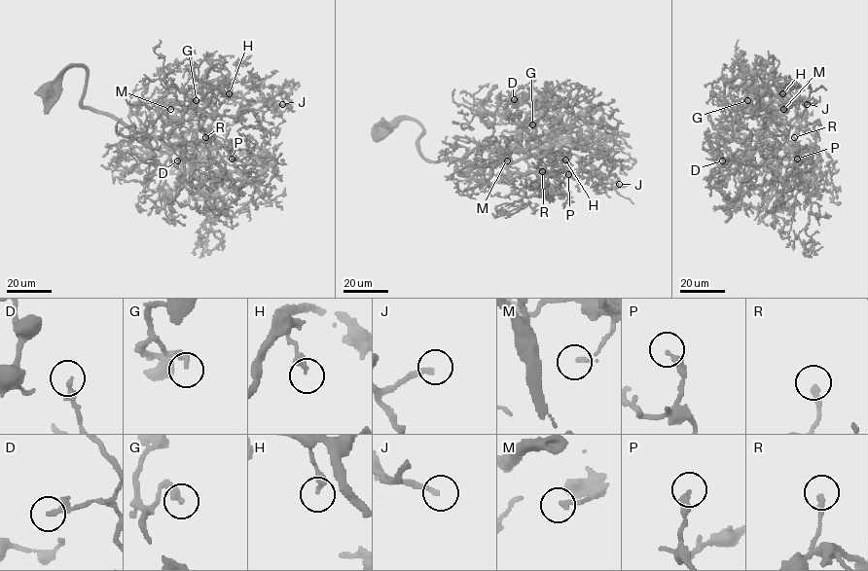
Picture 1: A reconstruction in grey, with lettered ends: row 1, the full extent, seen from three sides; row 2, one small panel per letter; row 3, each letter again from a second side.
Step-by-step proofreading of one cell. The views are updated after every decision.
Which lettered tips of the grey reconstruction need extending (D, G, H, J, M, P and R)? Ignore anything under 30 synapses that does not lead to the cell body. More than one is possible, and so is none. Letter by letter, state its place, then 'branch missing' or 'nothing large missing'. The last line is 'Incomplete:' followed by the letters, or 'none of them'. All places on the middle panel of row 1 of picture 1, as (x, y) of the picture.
D: at (514, 99); nothing large missing
G: at (532, 124); nothing large missing
H: at (565, 160); nothing large missing
J: at (619, 184); branch missing
M: at (507, 160); nothing large missing
P: at (568, 174); nothing large missing
R: at (542, 171); nothing large missing
Incomplete: J

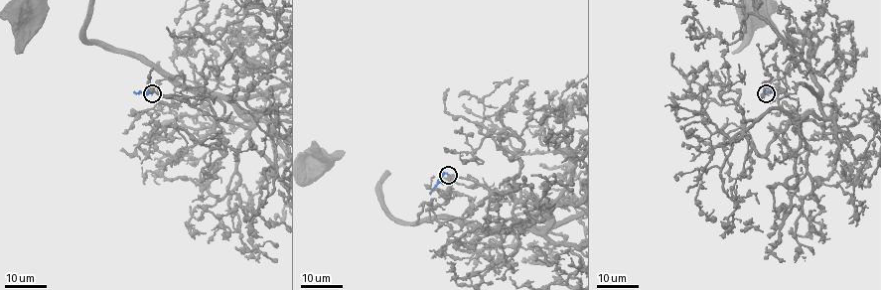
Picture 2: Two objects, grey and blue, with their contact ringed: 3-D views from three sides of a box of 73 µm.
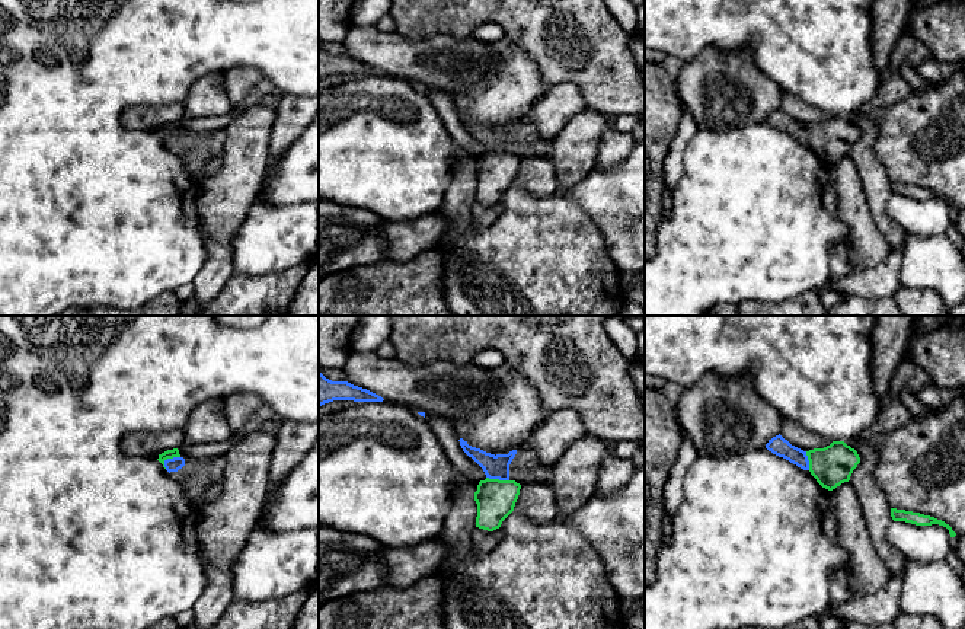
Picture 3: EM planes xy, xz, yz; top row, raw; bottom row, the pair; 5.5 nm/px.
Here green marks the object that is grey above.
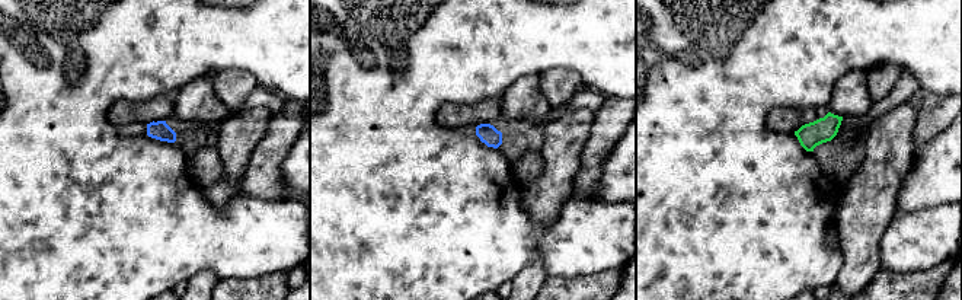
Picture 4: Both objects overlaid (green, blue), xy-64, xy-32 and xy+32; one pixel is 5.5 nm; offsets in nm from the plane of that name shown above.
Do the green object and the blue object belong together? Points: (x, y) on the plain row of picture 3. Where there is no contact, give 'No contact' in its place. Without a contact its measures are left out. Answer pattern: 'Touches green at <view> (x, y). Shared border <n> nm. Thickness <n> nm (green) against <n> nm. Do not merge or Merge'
Touches green at xy (169, 131). Shared border 110 nm. Thickness 50 nm (green) against 80 nm. Do not merge

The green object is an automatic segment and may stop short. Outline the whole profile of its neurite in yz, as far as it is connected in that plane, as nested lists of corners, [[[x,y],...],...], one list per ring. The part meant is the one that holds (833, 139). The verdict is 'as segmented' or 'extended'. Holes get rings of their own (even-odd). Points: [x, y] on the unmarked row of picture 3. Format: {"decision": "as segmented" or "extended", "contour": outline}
{"decision": "as segmented", "contour": [[[833,115],[824,122],[809,124],[806,130],[811,149],[828,165],[849,156],[853,144],[860,137],[857,125],[844,115]]]}

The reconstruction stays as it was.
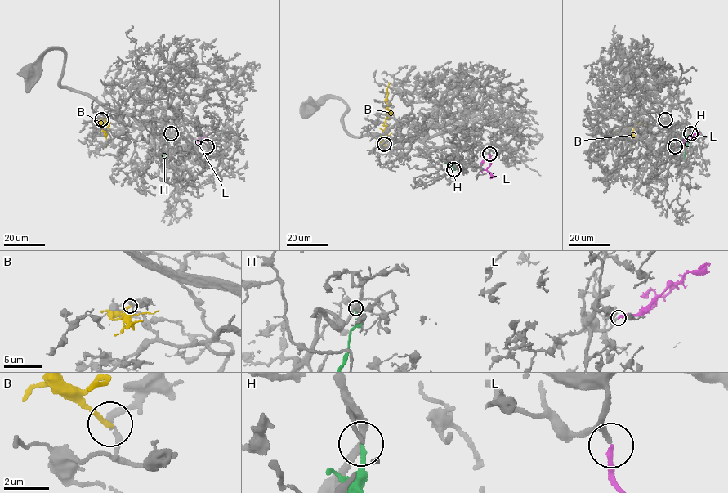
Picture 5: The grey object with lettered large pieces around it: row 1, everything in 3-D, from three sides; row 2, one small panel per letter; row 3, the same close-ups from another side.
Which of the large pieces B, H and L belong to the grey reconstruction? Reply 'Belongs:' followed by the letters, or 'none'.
Belongs: L

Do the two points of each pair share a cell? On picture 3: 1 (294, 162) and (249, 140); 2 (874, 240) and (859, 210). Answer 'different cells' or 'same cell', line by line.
1: different cells
2: same cell

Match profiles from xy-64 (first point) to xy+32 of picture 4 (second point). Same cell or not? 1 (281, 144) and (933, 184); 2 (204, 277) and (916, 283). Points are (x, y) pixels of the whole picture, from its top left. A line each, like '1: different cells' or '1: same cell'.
1: different cells
2: different cells

